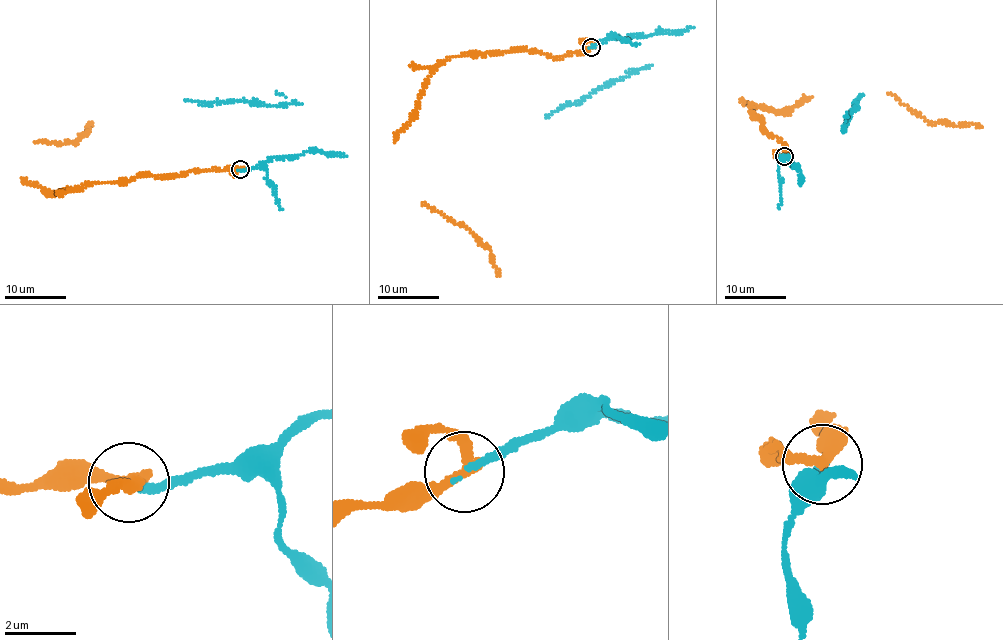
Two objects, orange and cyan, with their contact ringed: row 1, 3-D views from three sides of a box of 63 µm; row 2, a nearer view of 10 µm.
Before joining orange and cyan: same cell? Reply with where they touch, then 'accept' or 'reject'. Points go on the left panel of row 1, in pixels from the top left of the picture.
at (240, 169); accept

